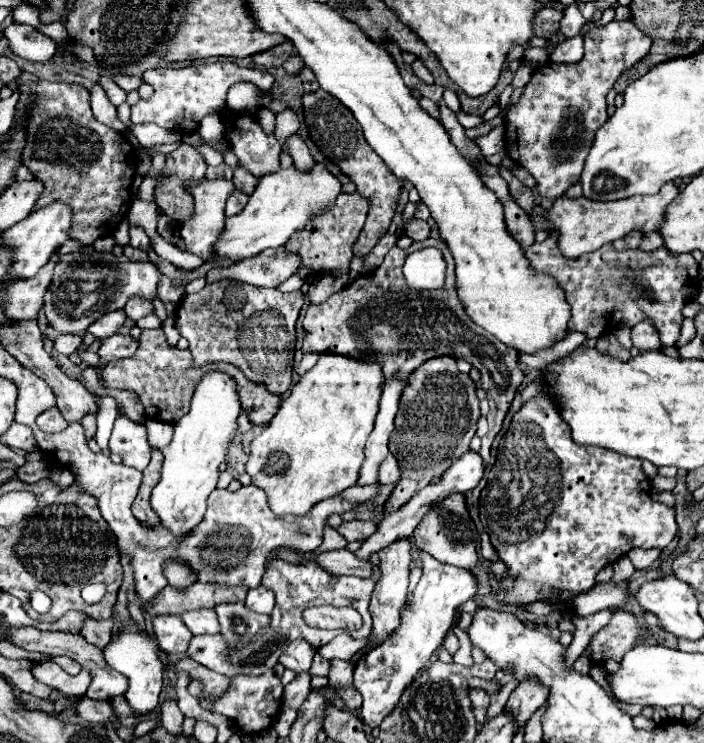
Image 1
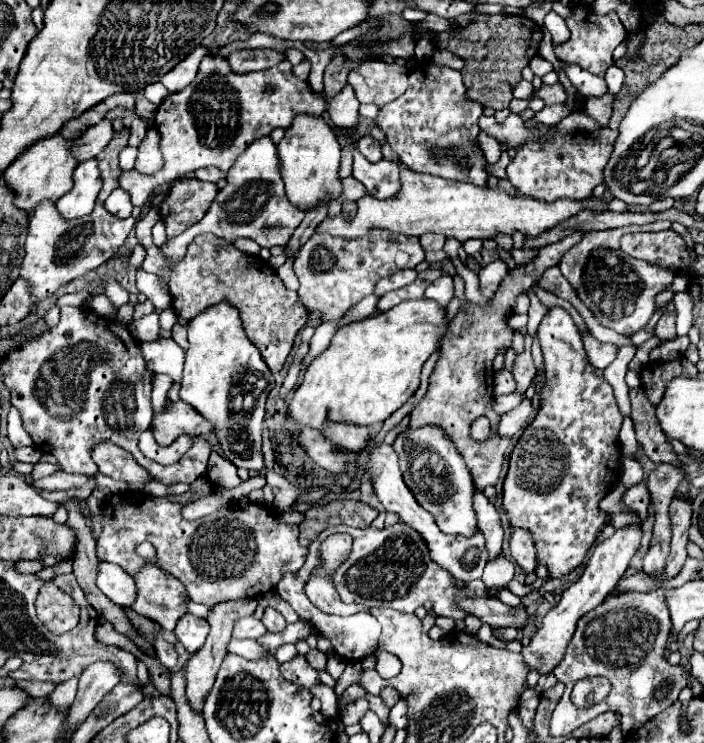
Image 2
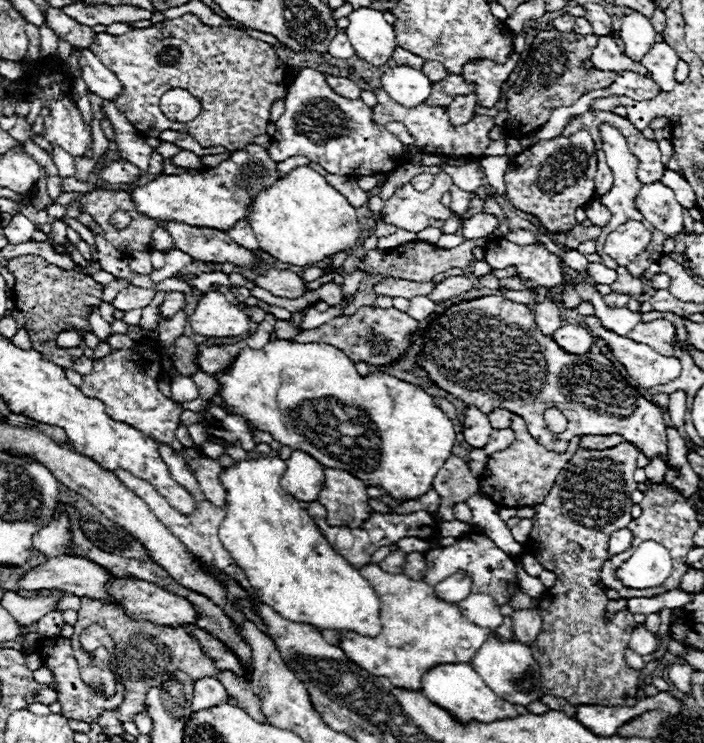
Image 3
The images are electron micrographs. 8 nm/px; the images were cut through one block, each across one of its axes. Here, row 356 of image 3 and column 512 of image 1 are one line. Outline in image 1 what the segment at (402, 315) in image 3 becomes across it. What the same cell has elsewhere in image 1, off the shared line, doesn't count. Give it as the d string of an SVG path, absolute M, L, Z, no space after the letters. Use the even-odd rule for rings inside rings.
M429 238L413 242L406 250L394 246L386 254L382 266L378 266L368 274L360 274L354 282L350 282L344 290L332 294L326 302L310 304L302 326L306 330L302 352L342 354L352 358L370 358L372 354L374 360L380 360L380 366L384 366L384 380L388 380L392 372L408 376L414 368L436 356L452 356L468 360L474 368L480 370L482 388L486 390L488 400L496 410L488 414L488 432L482 438L482 448L480 448L484 464L490 462L492 440L502 428L502 420L512 404L512 398L524 374L516 360L518 352L514 348L508 348L494 336L490 336L484 328L476 326L464 312L462 302L456 298L454 260L443 241ZM427 247L439 249L446 260L446 284L444 288L430 292L430 298L408 290L408 284L402 276L402 264L408 254Z

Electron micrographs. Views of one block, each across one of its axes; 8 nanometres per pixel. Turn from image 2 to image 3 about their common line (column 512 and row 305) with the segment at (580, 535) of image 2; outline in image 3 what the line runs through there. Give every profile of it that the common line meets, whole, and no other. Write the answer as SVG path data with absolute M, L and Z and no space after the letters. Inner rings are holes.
M480 296L474 300L450 304L428 324L428 332L422 336L422 352L418 356L418 366L428 372L430 380L438 384L438 388L446 390L468 406L476 406L484 414L490 414L496 408L506 408L522 416L528 422L528 430L536 438L536 442L540 442L552 452L564 452L572 436L620 434L624 436L624 440L632 442L638 450L642 450L648 458L656 454L662 454L664 458L668 456L662 408L640 396L638 390L626 382L626 378L614 368L614 364L604 354L578 356L564 352L552 336L544 336L540 332L526 304L510 302L500 296ZM548 408L556 408L568 418L566 432L552 434L546 428L544 412Z

